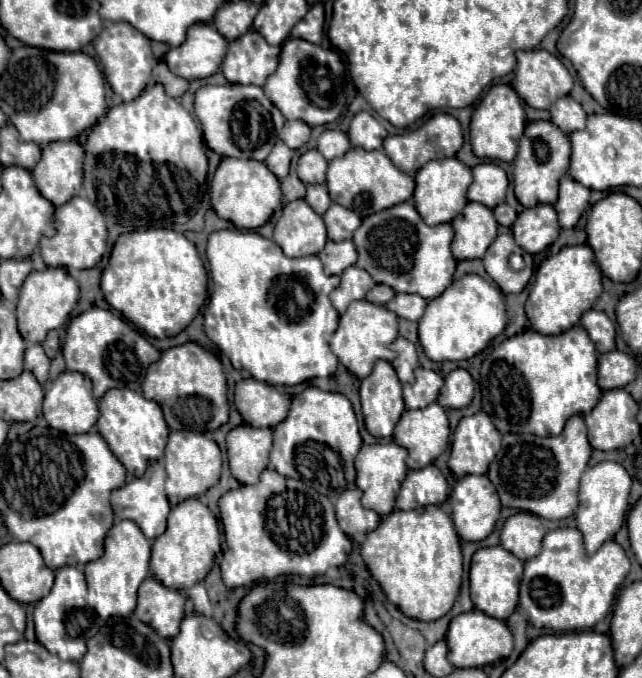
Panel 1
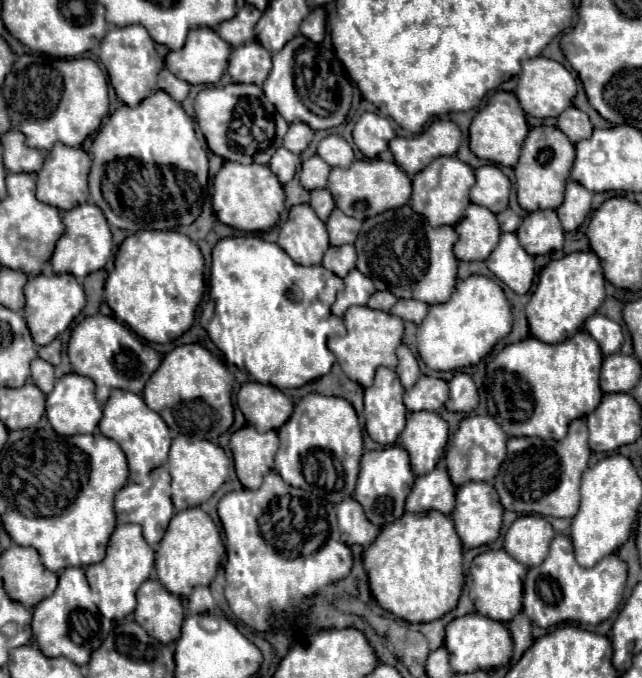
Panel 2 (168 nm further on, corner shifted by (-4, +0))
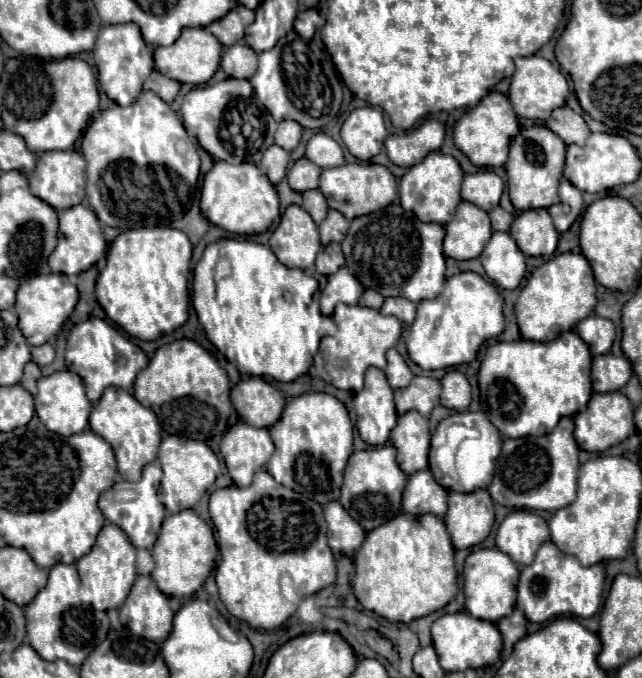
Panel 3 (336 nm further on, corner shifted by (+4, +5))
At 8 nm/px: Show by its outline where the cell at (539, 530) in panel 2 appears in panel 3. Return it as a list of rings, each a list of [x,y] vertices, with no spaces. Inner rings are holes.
[[[512,511],[500,523],[496,547],[518,565],[532,563],[540,543],[548,541],[548,523],[532,511]]]

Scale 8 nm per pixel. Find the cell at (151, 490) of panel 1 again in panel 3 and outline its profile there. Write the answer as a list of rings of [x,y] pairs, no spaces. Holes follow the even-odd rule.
[[[144,475],[142,481],[138,481],[138,483],[118,481],[118,483],[114,483],[112,489],[108,489],[100,495],[98,505],[104,513],[104,517],[110,523],[122,527],[128,533],[132,545],[136,545],[136,549],[148,549],[154,545],[162,519],[166,515],[166,509],[158,497],[158,485],[160,485],[160,475]]]

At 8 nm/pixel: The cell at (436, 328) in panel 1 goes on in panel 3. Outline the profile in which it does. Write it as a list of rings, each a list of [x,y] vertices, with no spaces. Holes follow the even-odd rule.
[[[464,271],[450,277],[436,299],[418,303],[418,315],[406,339],[410,359],[426,371],[474,361],[482,343],[504,331],[502,305],[498,289],[478,273]]]

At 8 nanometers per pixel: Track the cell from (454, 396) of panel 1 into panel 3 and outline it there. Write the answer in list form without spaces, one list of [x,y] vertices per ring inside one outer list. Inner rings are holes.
[[[452,369],[442,377],[442,395],[440,403],[448,409],[464,411],[470,405],[472,393],[470,393],[470,383],[464,377],[464,373]]]

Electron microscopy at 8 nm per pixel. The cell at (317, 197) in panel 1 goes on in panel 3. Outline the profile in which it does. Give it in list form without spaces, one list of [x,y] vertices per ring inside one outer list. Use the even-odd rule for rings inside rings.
[[[312,189],[312,191],[304,191],[302,193],[302,207],[312,215],[312,219],[316,223],[322,223],[326,219],[326,213],[328,213],[328,203],[324,199],[324,195],[320,195],[318,189]]]

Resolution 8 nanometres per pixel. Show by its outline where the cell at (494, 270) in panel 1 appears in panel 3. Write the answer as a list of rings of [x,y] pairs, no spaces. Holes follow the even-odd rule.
[[[494,231],[478,259],[486,275],[504,289],[516,289],[526,273],[526,257],[508,233]]]

